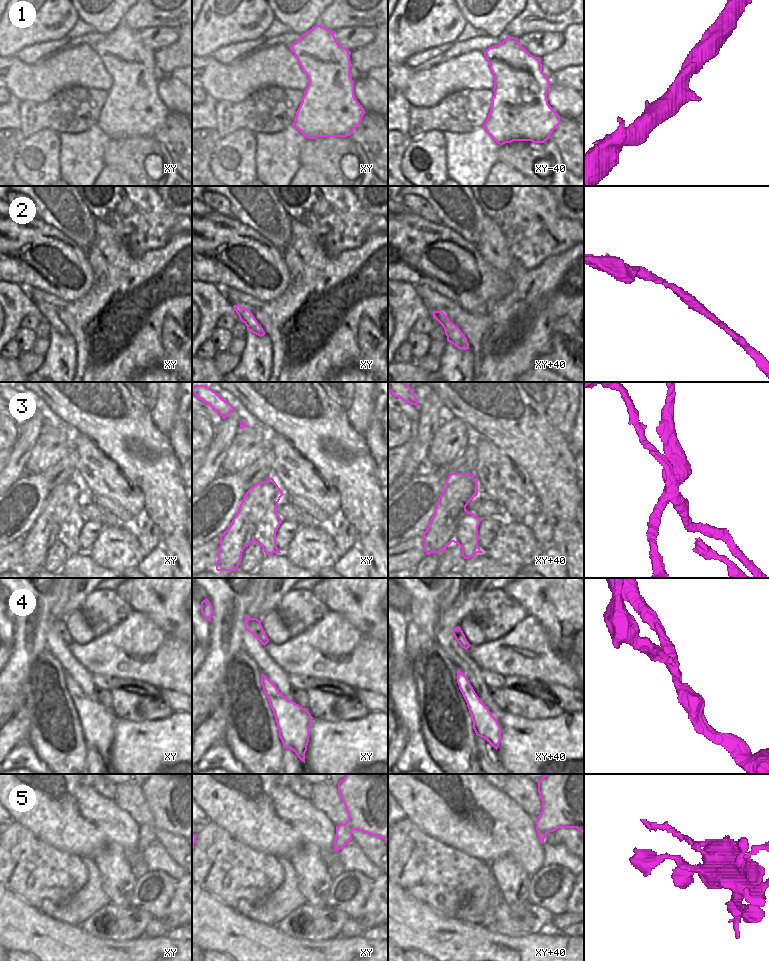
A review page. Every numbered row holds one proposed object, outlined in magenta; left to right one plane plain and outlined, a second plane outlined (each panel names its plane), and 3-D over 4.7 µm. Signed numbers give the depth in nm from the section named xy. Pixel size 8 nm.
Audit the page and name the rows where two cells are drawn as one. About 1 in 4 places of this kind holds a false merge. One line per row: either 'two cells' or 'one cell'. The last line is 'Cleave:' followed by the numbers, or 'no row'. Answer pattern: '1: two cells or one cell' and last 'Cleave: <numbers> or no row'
1: one cell
2: one cell
3: two cells
4: one cell
5: one cell
Cleave: 3

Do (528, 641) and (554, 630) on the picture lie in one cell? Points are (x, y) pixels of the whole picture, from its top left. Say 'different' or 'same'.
different

